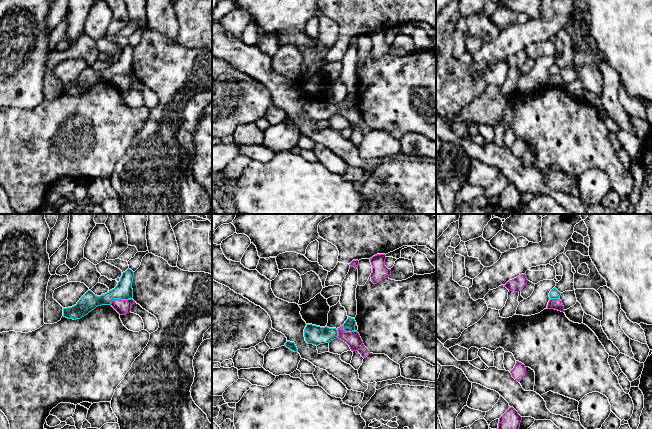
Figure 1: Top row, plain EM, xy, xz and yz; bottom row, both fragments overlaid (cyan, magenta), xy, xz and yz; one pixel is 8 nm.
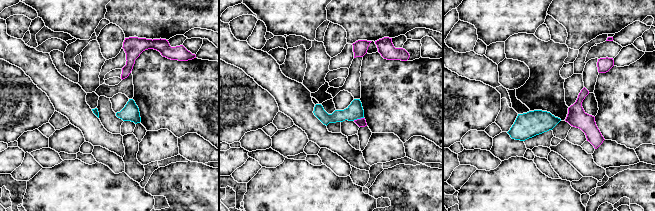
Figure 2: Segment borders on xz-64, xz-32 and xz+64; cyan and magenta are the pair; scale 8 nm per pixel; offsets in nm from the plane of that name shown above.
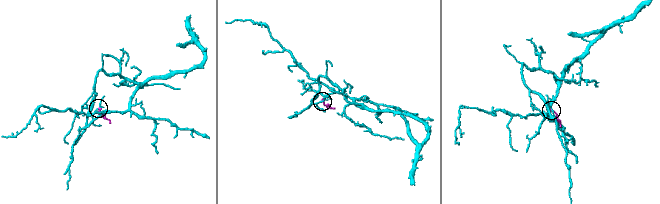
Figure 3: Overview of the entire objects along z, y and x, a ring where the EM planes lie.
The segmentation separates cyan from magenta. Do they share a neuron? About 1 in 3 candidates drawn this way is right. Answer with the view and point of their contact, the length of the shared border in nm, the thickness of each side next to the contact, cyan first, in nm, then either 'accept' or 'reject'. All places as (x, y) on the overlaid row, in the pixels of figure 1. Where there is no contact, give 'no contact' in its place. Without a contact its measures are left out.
meets cyan in xy at (120, 298); contact 190 nm long; 150 nm thick on the cyan side, 120 nm on the other; reject

